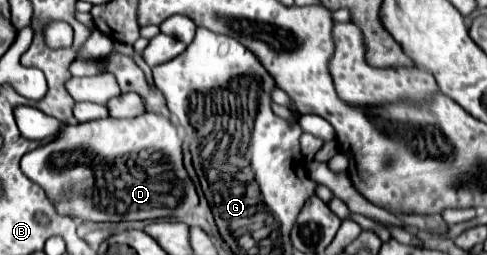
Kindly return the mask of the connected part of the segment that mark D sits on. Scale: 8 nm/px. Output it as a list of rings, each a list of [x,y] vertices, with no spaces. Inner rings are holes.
[[[163,113],[67,125],[49,145],[25,153],[21,171],[47,191],[59,213],[89,221],[181,219],[199,205],[195,183],[183,165],[183,139]],[[141,151],[147,151],[145,163],[137,157]],[[155,151],[163,155],[151,155]]]

